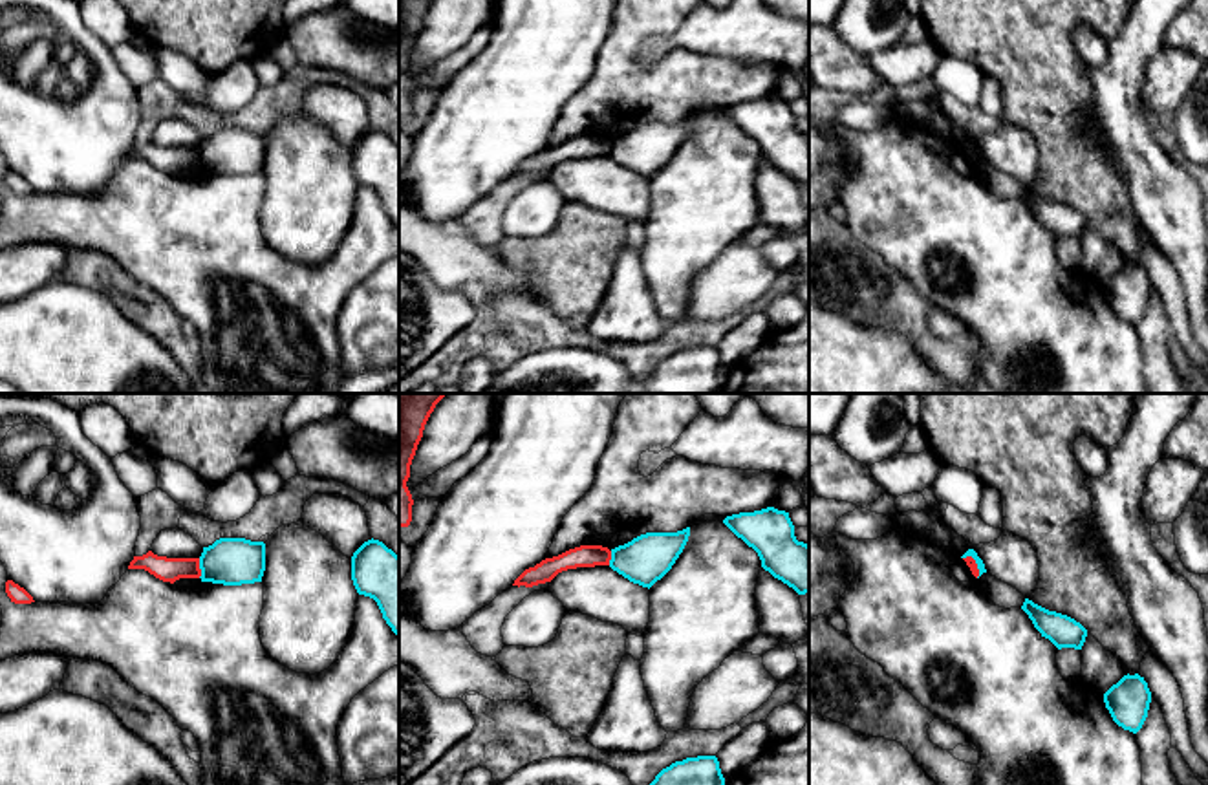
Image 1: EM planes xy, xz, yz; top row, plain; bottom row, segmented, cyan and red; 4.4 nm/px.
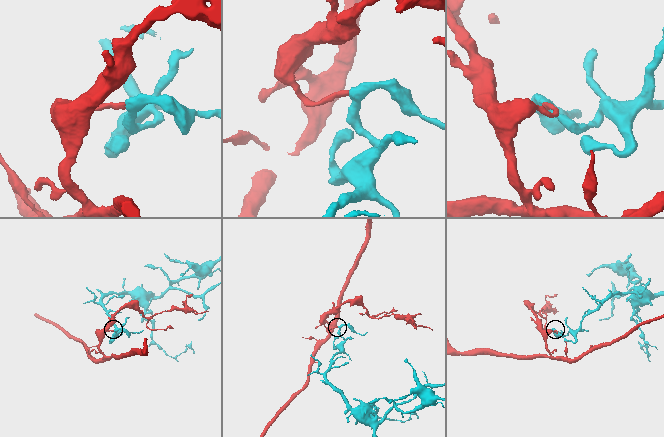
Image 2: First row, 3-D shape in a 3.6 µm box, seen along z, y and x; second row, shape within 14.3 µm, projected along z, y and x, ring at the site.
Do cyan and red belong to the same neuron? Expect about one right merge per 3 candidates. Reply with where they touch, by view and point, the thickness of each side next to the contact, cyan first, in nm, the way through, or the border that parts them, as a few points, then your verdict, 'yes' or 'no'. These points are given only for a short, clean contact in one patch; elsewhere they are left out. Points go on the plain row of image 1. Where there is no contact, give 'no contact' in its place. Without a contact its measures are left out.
xy (200, 158) | 200/110 nm | no

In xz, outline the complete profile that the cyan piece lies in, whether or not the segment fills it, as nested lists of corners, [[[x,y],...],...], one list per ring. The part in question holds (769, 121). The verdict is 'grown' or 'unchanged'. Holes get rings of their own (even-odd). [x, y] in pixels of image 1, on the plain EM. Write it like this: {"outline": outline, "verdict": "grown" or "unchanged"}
{"outline": [[[767,97],[727,106],[723,113],[758,143],[765,161],[798,185],[809,183],[809,135],[796,130],[789,102]]], "verdict": "unchanged"}

